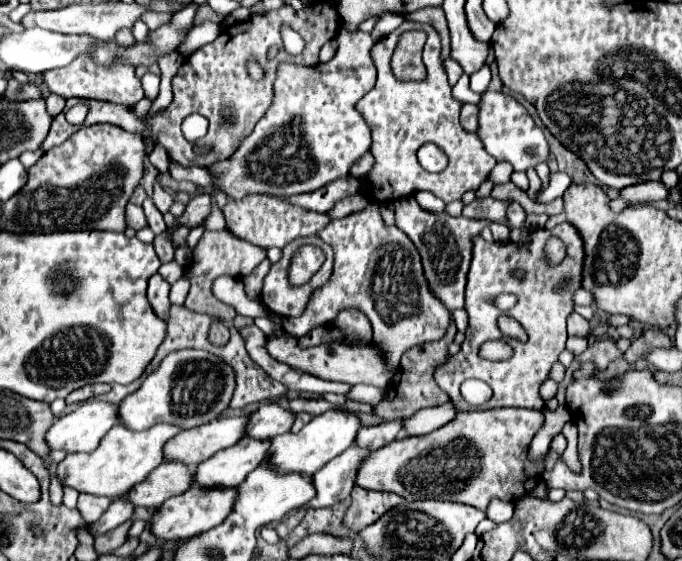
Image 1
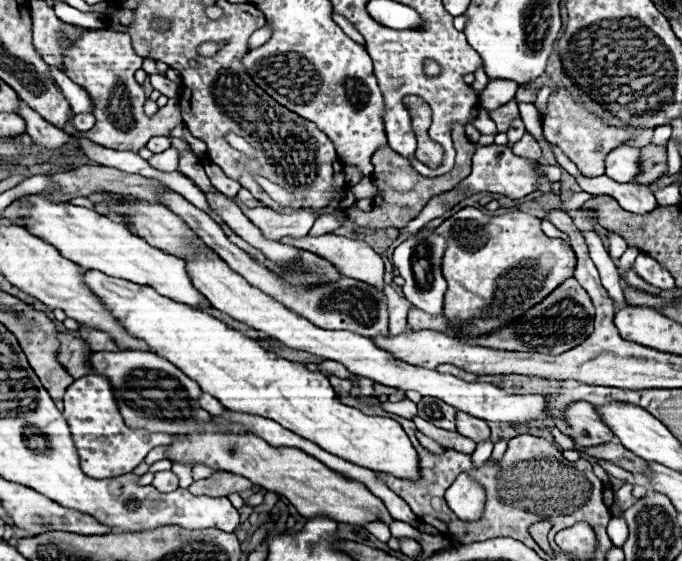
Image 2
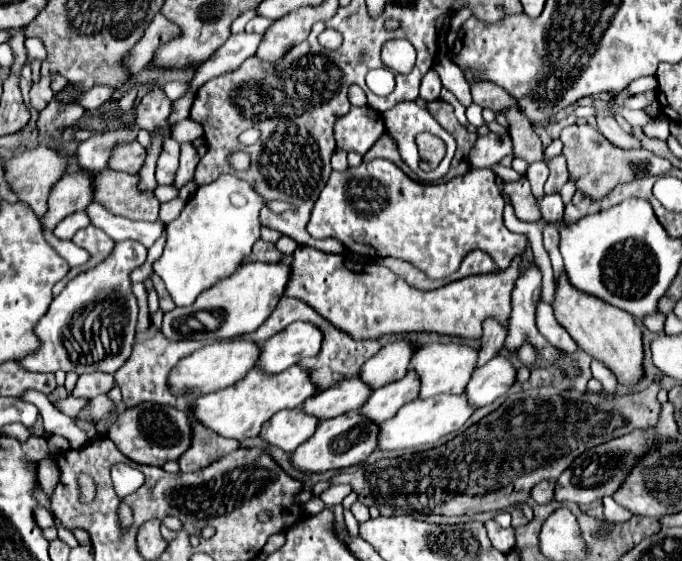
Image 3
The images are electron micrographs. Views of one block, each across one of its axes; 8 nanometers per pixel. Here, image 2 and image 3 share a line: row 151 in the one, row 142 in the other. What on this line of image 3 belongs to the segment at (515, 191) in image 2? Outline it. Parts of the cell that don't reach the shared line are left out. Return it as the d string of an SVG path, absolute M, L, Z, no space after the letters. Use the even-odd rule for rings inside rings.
M480 136L470 150L470 168L492 168L508 154L512 154L510 136Z

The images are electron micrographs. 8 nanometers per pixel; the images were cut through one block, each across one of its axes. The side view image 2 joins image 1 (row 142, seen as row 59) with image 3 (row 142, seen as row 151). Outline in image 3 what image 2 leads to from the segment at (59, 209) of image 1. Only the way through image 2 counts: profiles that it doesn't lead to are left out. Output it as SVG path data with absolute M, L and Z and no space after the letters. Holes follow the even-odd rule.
M190 118L178 122L172 129L172 137L179 143L193 142L196 138L202 137L204 131L202 126ZM134 140L132 144L120 144L112 150L110 160L108 160L108 168L118 170L118 172L126 172L126 174L138 174L144 158L146 158L144 146Z

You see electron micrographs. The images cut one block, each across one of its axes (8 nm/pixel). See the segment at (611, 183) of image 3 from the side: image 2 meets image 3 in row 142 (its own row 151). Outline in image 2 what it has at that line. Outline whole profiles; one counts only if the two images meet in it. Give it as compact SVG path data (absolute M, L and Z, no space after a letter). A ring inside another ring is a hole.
M556 88L548 96L546 114L542 118L542 128L544 128L546 140L552 142L552 144L558 144L562 148L562 152L586 176L600 176L600 174L604 174L604 170L606 170L604 158L608 156L608 150L614 150L616 146L626 146L636 134L634 128L612 126L612 124L604 122L598 114L588 112L576 98L572 98L570 90L566 90L566 88Z

